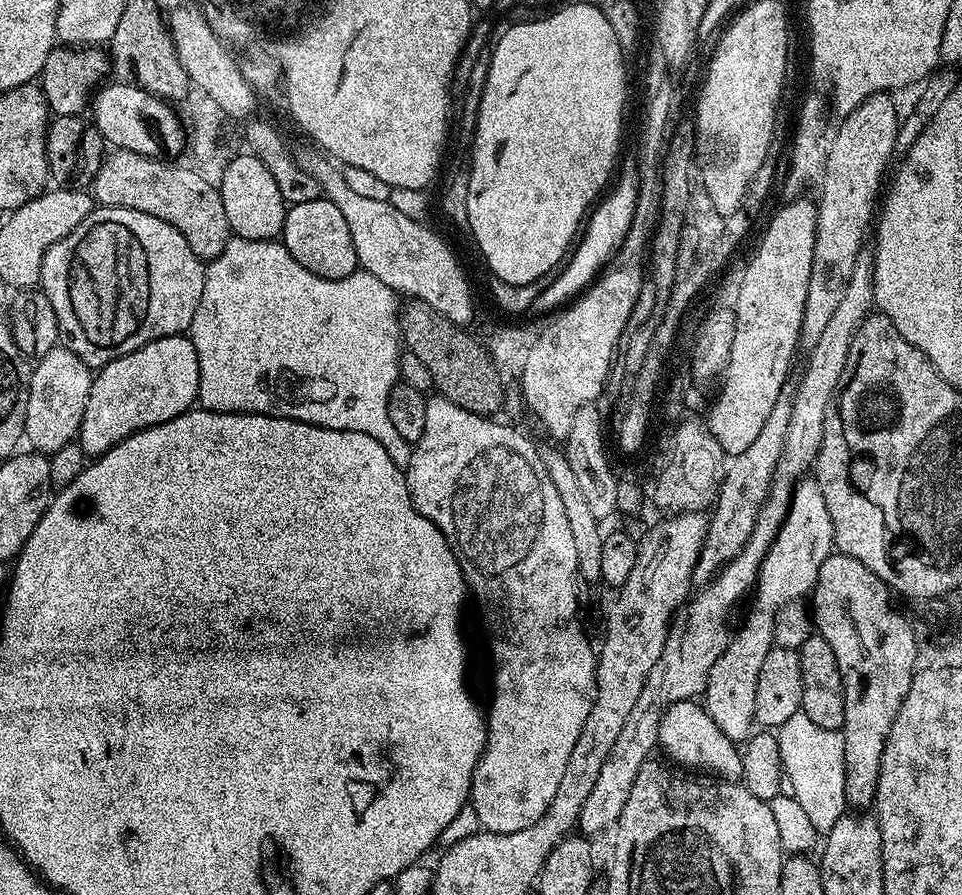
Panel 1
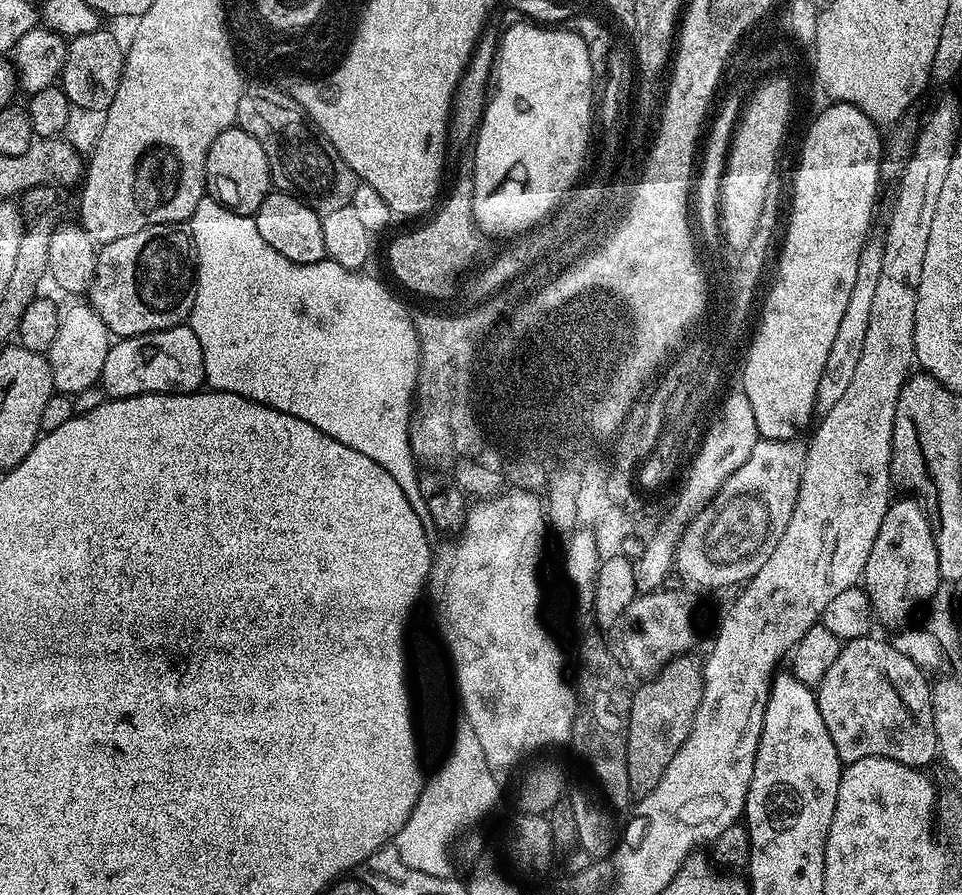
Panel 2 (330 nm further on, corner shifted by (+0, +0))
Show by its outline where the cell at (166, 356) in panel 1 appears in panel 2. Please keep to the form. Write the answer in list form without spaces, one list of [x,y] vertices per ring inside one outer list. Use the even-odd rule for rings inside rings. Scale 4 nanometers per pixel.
[[[191,326],[163,328],[141,336],[125,336],[109,347],[100,379],[107,395],[118,400],[156,392],[195,392],[205,383],[202,346]]]

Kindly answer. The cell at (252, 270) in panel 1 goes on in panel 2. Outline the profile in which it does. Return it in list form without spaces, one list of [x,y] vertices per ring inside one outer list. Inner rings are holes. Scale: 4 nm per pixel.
[[[207,194],[201,198],[194,210],[190,221],[190,235],[192,245],[196,247],[197,259],[196,297],[190,326],[202,346],[204,379],[209,389],[238,394],[242,398],[265,404],[274,410],[294,414],[294,418],[302,418],[302,422],[310,422],[330,438],[358,450],[358,454],[364,454],[364,448],[360,448],[360,444],[368,444],[368,440],[380,440],[380,444],[388,448],[388,440],[396,440],[396,432],[404,436],[404,424],[410,427],[412,422],[416,379],[419,376],[420,366],[420,341],[417,340],[414,316],[412,318],[404,309],[403,302],[386,285],[379,284],[372,276],[363,276],[363,271],[347,269],[331,258],[313,264],[299,264],[290,262],[290,258],[282,258],[282,254],[278,254],[278,250],[274,250],[270,242],[265,242],[262,234],[258,234],[258,226],[253,217],[231,212]]]

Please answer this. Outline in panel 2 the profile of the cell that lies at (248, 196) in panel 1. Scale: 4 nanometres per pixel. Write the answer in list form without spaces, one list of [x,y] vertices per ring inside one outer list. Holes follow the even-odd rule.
[[[229,126],[214,138],[206,154],[204,182],[207,195],[224,207],[243,216],[255,217],[258,206],[266,199],[273,187],[270,166],[266,162],[266,150],[258,146],[258,138],[246,134],[239,126]]]

